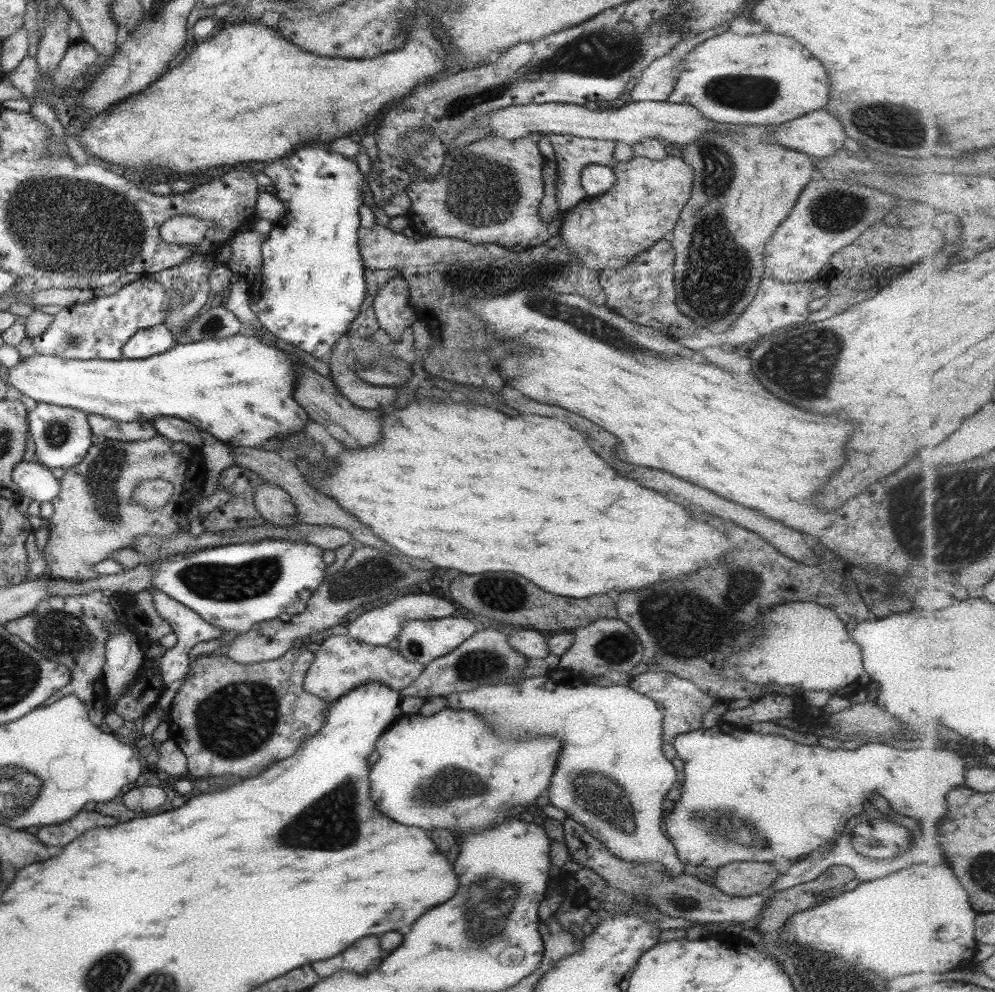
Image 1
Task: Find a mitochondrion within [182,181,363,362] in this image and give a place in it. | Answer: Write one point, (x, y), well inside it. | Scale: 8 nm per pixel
(213, 325)

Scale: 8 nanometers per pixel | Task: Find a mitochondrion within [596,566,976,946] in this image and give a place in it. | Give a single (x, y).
(729, 824)

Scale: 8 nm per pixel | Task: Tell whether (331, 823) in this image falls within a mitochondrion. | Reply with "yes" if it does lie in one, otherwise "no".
yes

